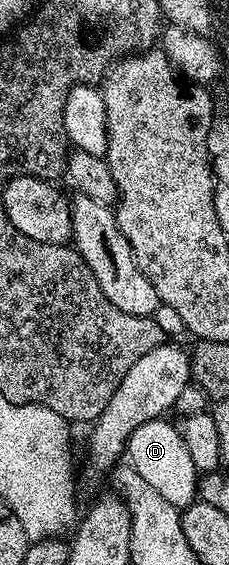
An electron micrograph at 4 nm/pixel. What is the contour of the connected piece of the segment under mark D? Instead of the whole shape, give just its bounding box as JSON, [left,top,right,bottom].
[125,417,201,509]

